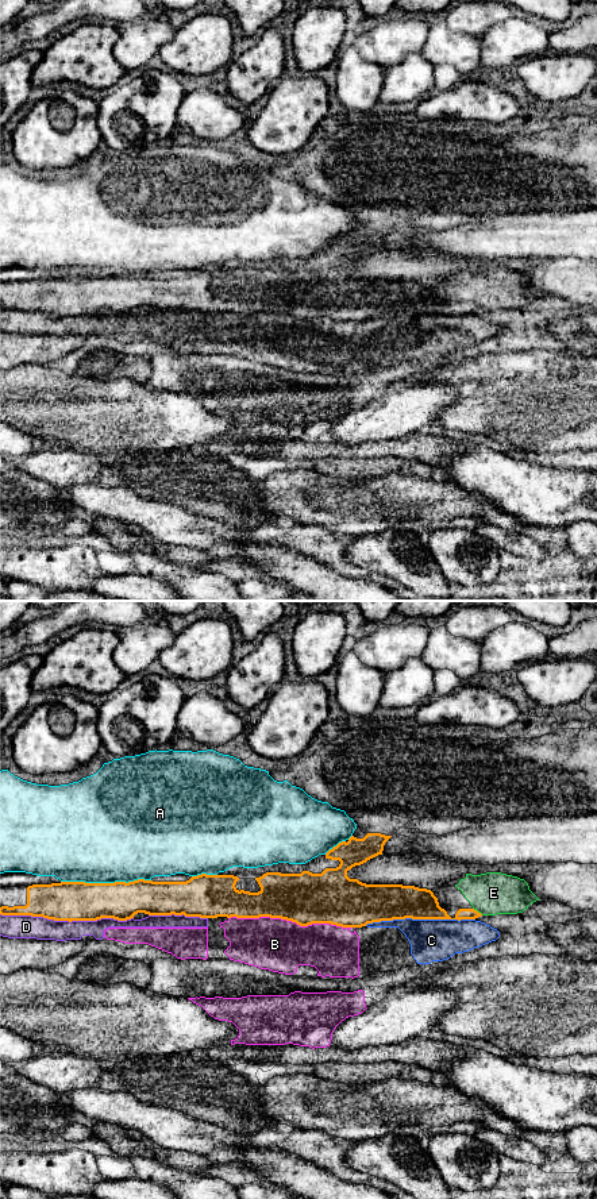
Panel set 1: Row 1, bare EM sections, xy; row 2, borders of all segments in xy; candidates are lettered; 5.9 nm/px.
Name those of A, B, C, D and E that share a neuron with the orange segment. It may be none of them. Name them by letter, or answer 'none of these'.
none of these

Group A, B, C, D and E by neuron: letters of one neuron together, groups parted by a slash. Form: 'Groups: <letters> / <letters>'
Groups: A / B C D / E

